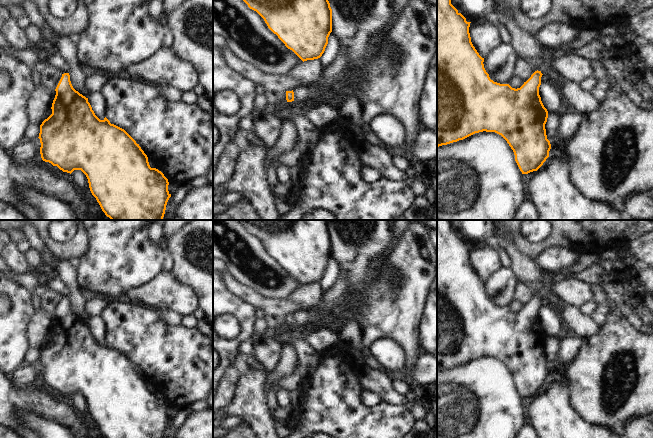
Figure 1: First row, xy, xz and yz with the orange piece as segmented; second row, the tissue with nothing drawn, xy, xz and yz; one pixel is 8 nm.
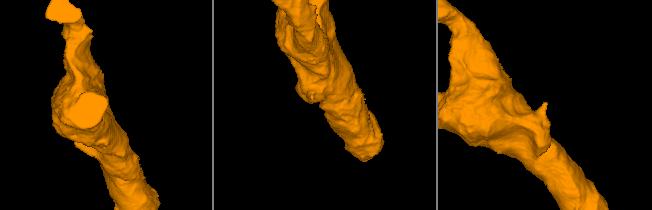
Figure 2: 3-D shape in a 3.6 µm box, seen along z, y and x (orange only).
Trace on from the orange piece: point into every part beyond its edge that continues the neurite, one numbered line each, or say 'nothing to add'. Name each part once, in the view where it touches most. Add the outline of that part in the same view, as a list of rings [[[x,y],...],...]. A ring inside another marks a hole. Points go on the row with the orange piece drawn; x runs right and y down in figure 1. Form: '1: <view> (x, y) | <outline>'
nothing to add

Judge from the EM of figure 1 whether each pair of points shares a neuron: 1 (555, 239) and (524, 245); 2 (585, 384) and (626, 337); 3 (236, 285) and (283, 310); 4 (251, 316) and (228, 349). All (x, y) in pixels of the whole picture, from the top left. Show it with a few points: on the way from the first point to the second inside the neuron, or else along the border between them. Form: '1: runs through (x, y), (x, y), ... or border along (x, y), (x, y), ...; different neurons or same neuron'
1: runs through (547, 243), (540, 247), (532, 247); same neuron
2: runs through (597, 372), (609, 352), (614, 349); same neuron
3: runs through (248, 294), (271, 307); same neuron
4: runs through (247, 325), (247, 332), (237, 342); same neuron

